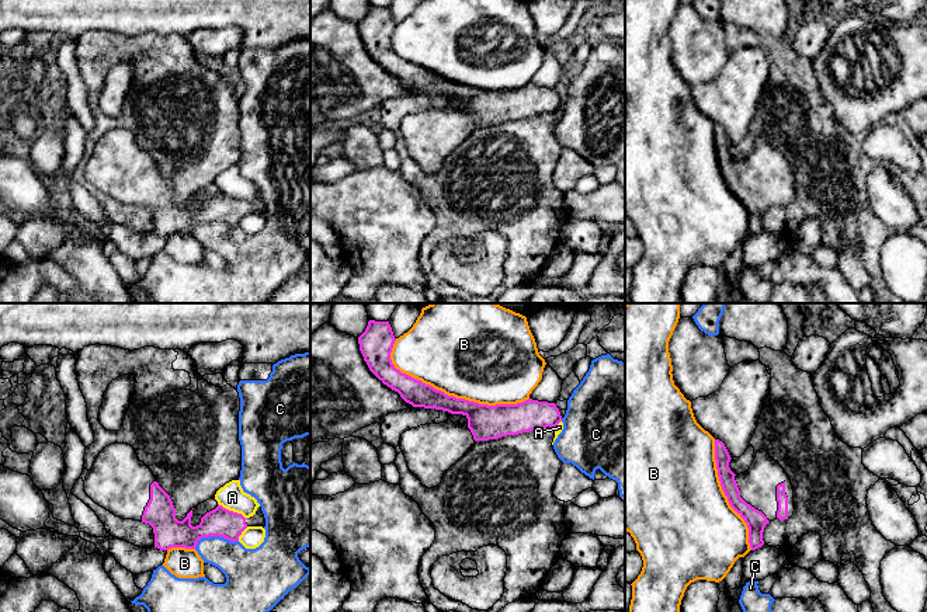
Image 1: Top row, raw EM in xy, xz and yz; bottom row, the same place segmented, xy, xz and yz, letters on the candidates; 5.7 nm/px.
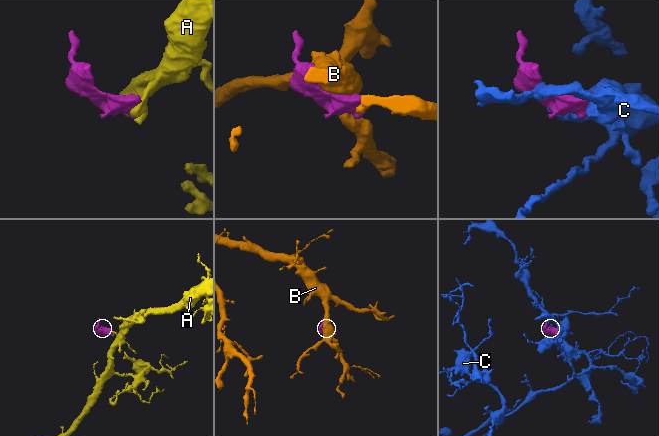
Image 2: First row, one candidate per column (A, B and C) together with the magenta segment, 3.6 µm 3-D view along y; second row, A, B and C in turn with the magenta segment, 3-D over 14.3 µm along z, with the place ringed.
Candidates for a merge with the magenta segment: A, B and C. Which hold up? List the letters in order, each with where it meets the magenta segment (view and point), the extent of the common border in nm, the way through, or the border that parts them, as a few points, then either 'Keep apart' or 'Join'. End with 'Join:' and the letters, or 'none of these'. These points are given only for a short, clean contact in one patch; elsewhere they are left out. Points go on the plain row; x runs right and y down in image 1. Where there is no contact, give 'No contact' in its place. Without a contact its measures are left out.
A: Touches magenta at xy (232, 197). Shared border 180 nm. Keep apart
B: Touches magenta at xz (451, 82). Shared border 850 nm. Keep apart
C: Touches magenta at xy (214, 221). Shared border 260 nm. Boundary: xy (238, 226), (202, 222), (194, 233). Keep apart
Join: none of these

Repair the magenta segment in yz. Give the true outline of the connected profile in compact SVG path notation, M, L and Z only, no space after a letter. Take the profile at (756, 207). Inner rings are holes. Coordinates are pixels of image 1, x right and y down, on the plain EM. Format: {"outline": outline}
{"outline": "M715 125L722 175L747 209L750 234L756 236L764 230L763 218L768 208L794 201L794 174L784 154L764 135L757 136L750 154L740 160L730 156L730 145L725 129Z"}

